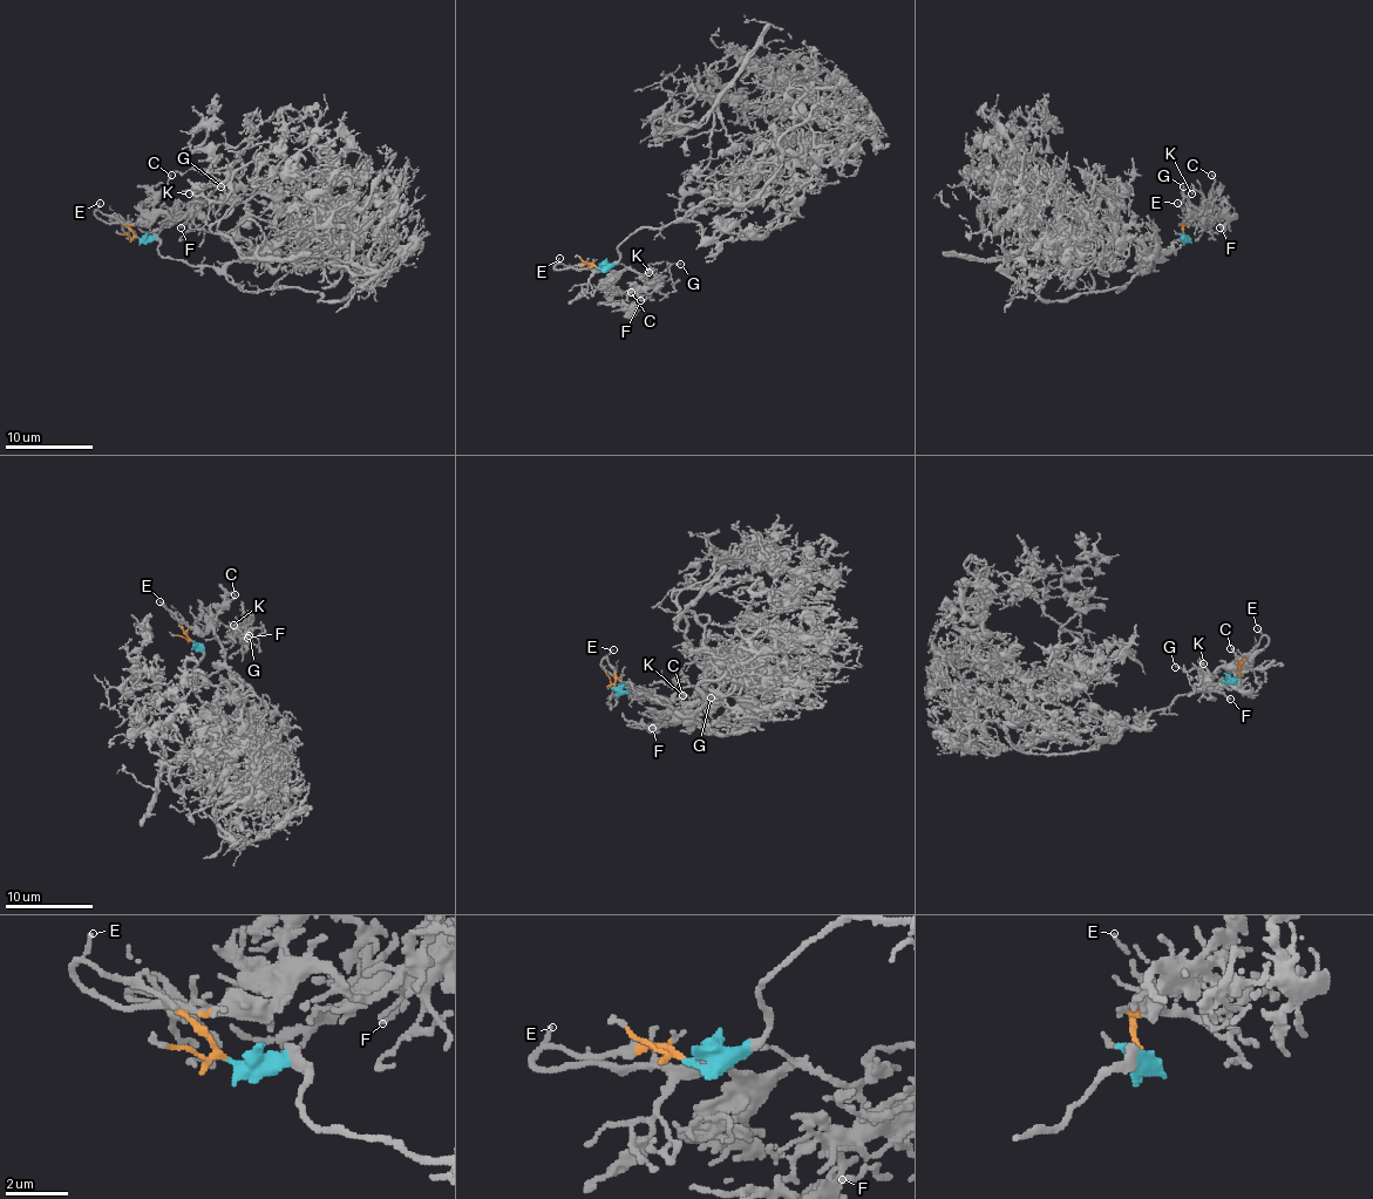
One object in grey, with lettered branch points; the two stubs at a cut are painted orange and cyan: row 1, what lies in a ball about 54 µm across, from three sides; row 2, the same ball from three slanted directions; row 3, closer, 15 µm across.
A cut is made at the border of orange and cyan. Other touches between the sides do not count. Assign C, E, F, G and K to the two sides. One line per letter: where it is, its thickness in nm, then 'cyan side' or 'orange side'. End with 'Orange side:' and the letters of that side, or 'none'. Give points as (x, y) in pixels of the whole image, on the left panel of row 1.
C: (171, 175) | 140 nm | orange side
E: (100, 203) | 70 nm | orange side
F: (181, 227) | 150 nm | orange side
G: (221, 186) | 120 nm | orange side
K: (189, 193) | 90 nm | orange side
Orange side: C, E, F, G, K

